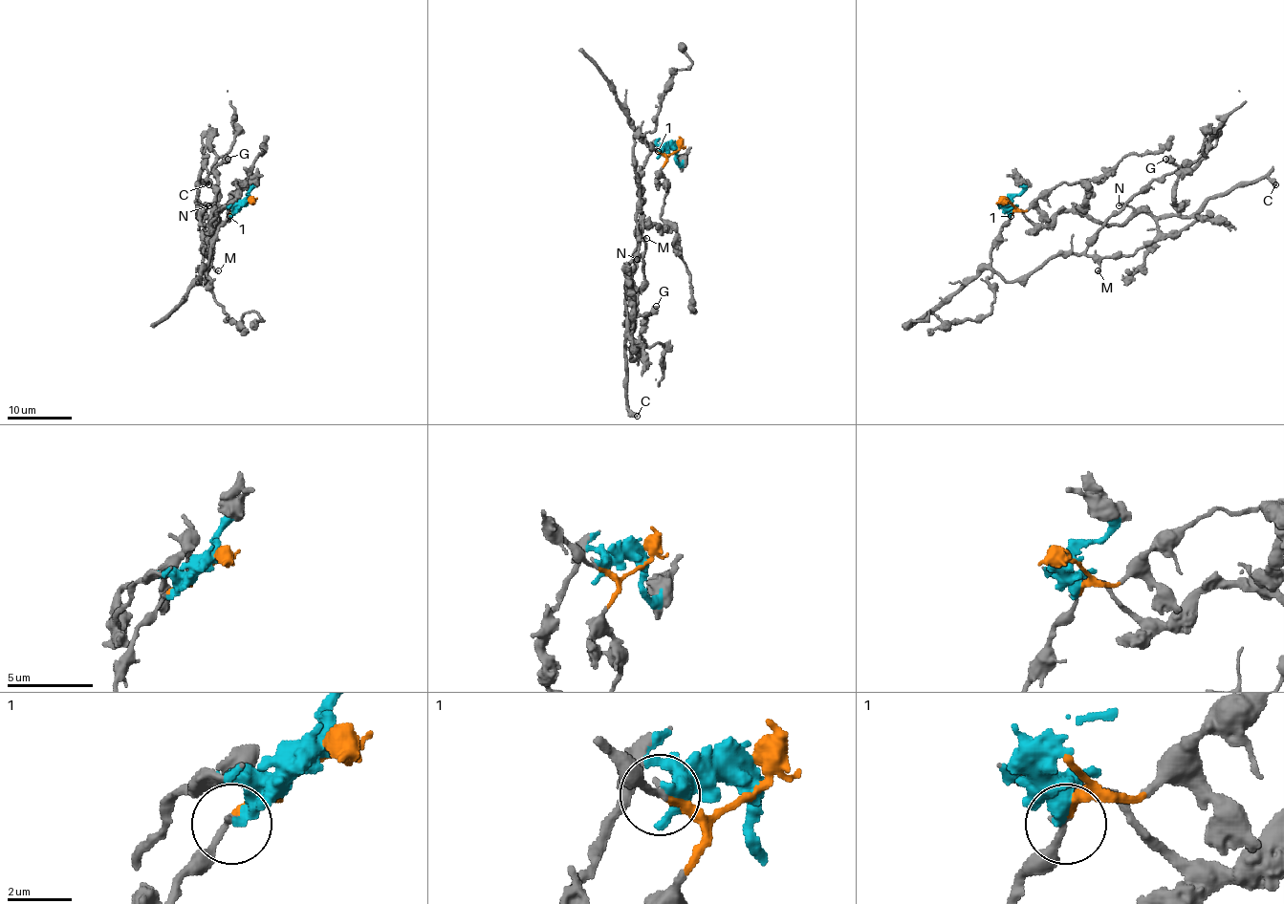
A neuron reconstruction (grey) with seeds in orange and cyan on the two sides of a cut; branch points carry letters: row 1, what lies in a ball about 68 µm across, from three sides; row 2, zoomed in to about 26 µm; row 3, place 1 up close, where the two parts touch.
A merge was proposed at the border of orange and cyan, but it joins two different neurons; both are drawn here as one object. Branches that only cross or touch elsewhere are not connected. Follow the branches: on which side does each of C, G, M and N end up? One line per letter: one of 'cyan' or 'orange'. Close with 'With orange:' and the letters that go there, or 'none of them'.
C: cyan
G: cyan
M: orange
N: cyan
With orange: M

